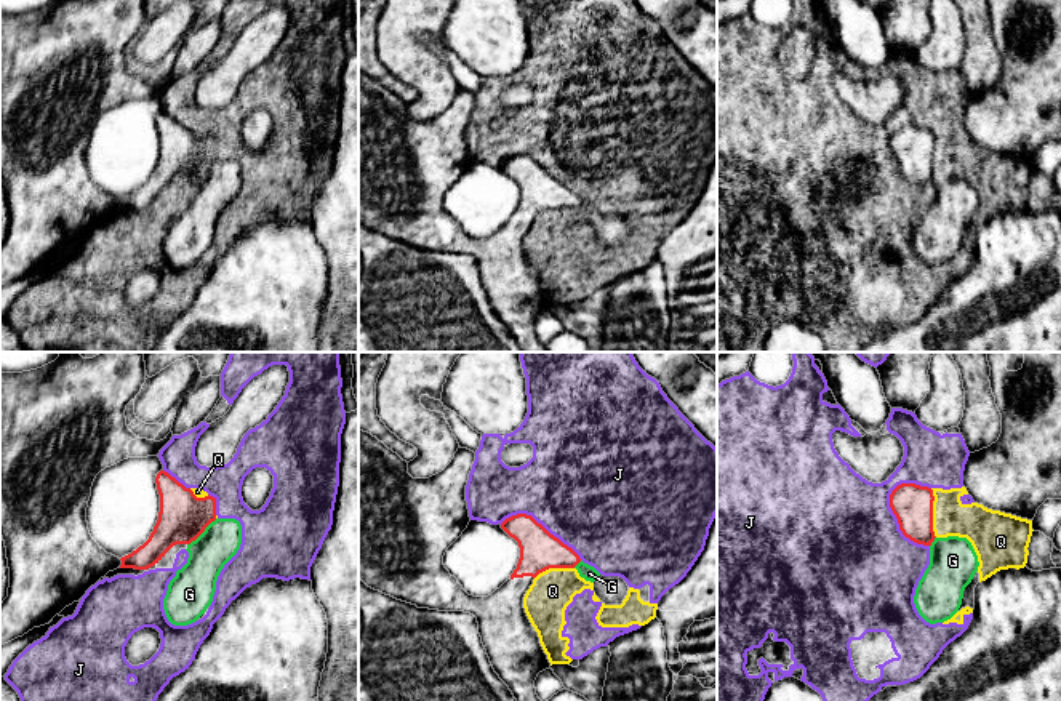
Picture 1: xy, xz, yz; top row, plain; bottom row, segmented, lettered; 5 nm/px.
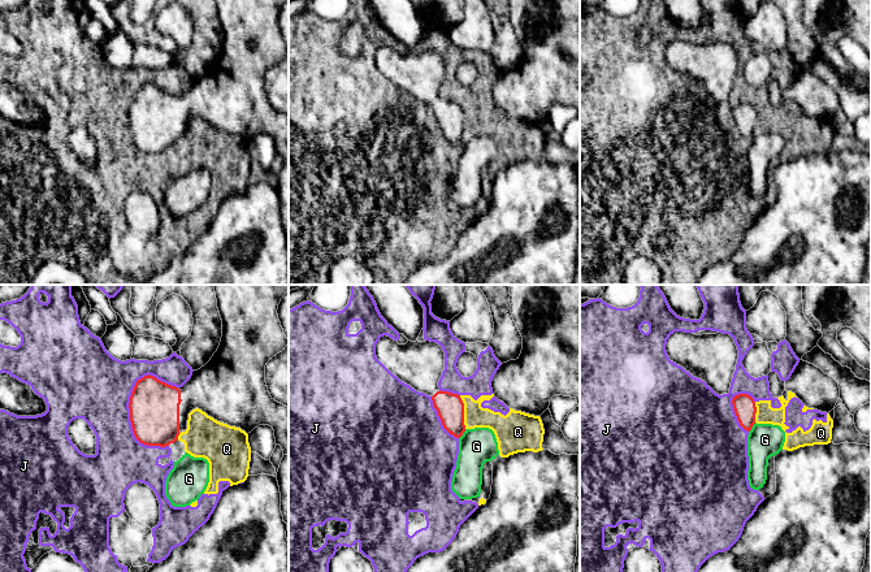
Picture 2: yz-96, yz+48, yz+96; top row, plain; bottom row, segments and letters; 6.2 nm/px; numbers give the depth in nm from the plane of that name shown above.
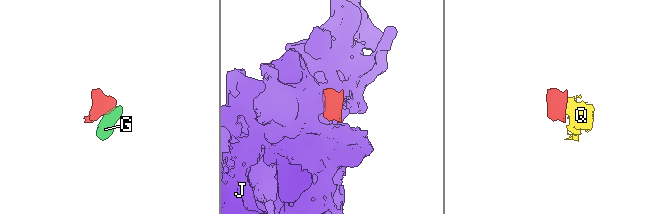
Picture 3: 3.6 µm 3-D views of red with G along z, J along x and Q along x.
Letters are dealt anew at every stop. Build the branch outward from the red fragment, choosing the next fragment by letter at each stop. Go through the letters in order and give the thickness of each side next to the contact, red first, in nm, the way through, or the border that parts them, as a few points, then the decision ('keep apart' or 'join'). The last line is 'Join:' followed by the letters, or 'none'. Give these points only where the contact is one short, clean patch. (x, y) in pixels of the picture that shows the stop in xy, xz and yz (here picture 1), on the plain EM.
G: 240/200 nm | across xy (183, 159), (202, 173), (210, 181), (221, 181) | join
J: 200/480 nm | keep apart
Q: 200/190 nm | along yz (930, 130), (933, 138), (933, 175), (936, 178) | keep apart
Join: G

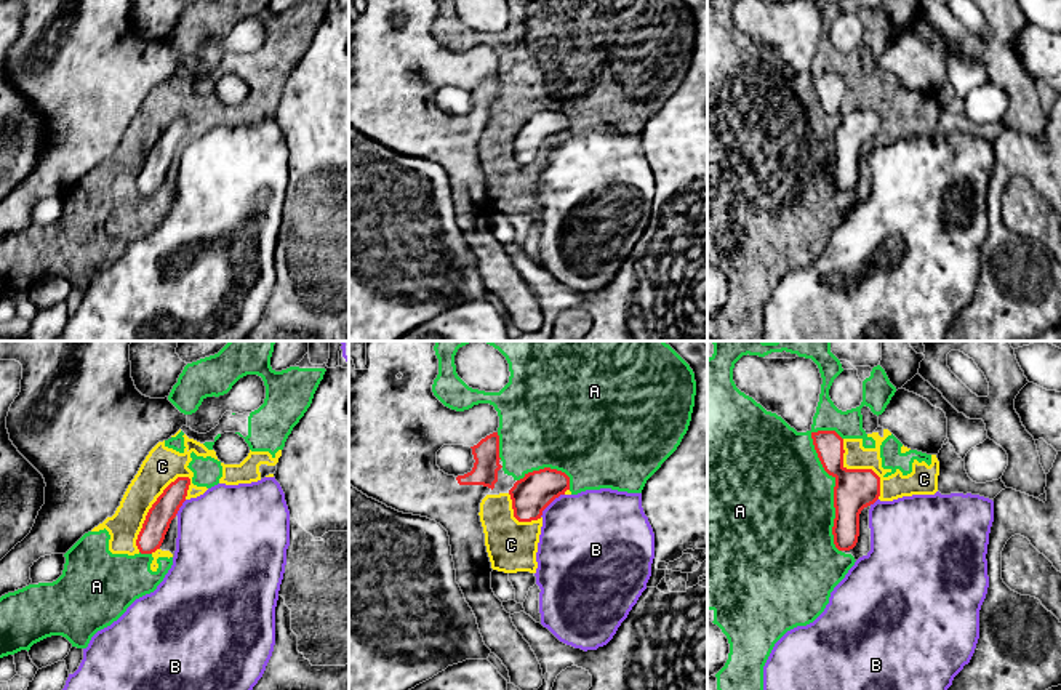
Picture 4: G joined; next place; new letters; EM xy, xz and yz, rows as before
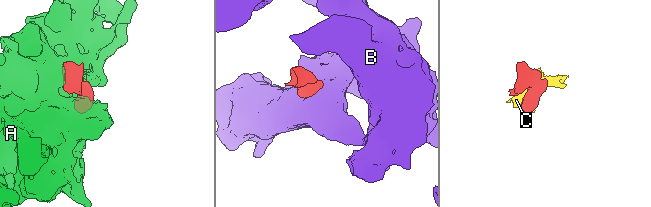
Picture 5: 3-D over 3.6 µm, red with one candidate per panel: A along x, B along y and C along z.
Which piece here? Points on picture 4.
A: 200/480 nm | keep apart
B: 190/460 nm | along xz (564, 135), (540, 157) | keep apart
C: 130/190 nm | keep apart
Join: none

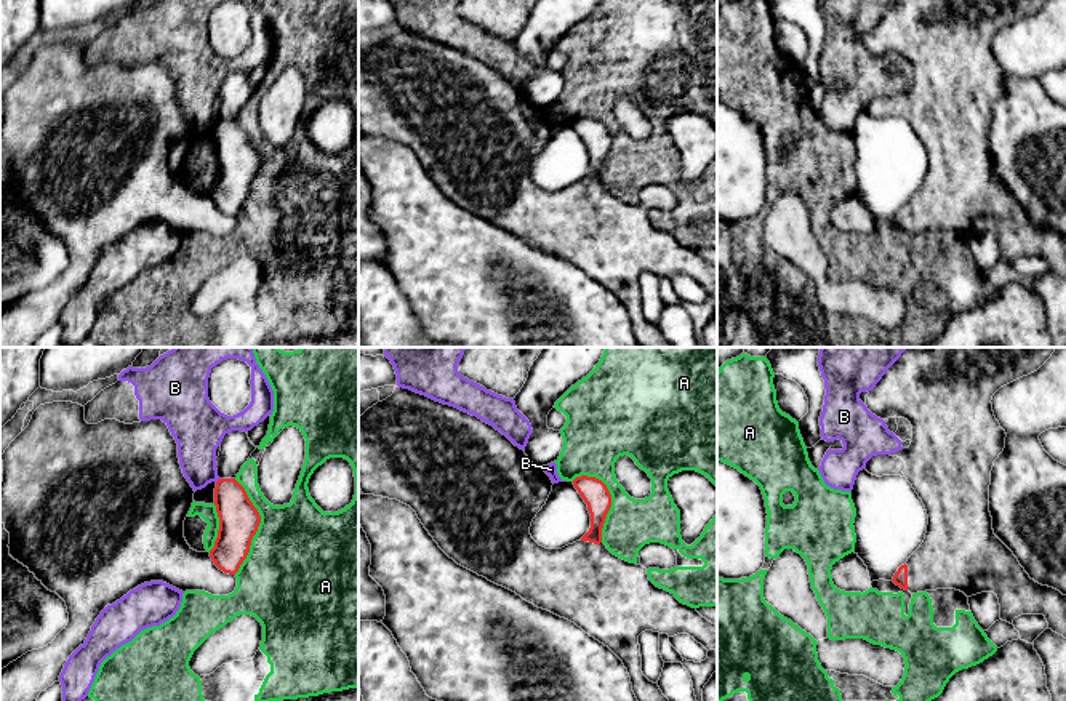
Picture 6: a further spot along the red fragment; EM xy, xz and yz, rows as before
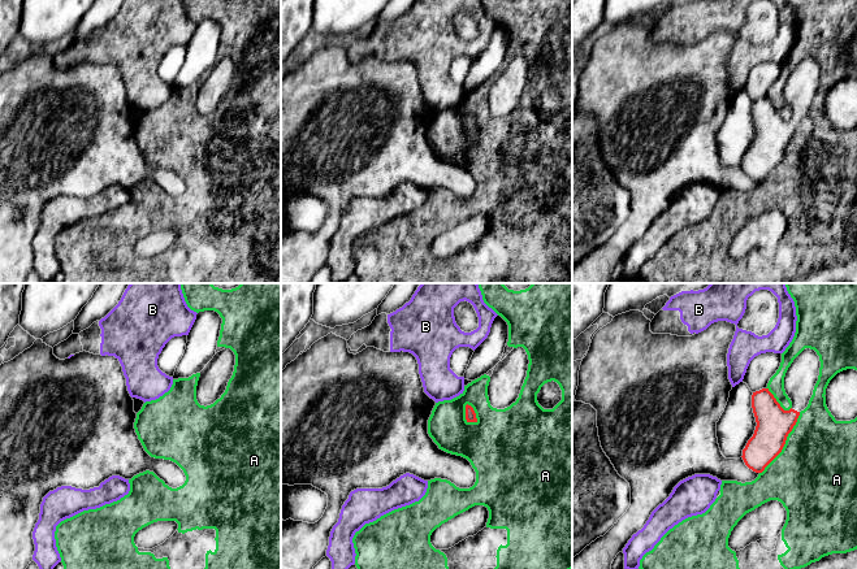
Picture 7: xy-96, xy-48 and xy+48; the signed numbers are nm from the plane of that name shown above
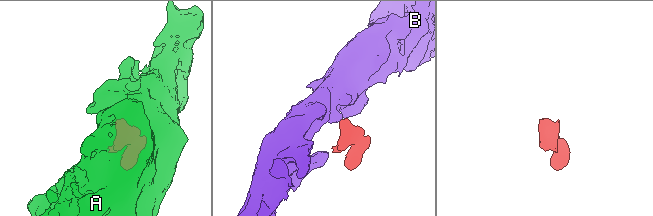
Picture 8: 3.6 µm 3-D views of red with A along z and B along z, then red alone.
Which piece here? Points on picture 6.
A: 200/480 nm | keep apart
B: 200/220 nm | along xy (220, 120), (216, 124) | keep apart
Join: none

